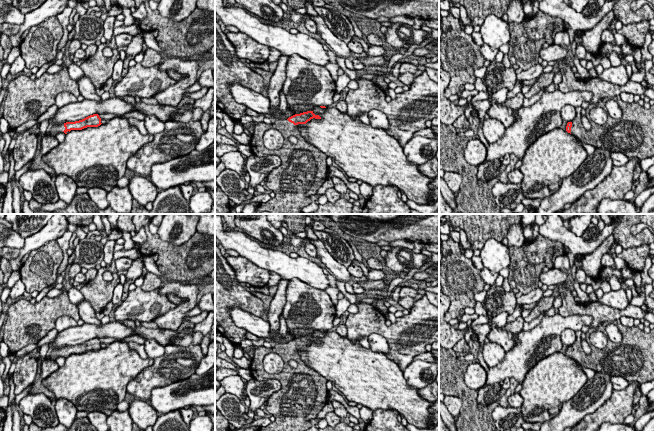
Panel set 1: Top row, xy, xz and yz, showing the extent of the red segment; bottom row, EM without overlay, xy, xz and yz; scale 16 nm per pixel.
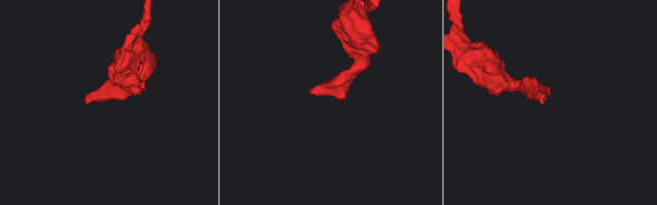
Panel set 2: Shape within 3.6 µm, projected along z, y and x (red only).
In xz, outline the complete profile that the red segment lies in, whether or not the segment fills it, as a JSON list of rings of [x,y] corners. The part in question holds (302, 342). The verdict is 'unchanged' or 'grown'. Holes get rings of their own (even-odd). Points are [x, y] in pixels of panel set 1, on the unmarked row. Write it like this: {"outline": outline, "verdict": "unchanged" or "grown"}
{"outline": [[[307,335],[295,338],[288,343],[277,343],[272,348],[260,346],[255,349],[250,366],[252,377],[259,381],[277,379],[281,381],[282,385],[281,389],[273,393],[265,403],[266,410],[275,417],[275,421],[266,427],[260,427],[258,431],[305,431],[312,426],[309,421],[316,419],[318,413],[328,402],[327,380],[314,369],[308,367],[298,351],[299,348],[306,348],[313,342],[321,343],[313,335]],[[269,353],[278,354],[284,361],[283,370],[278,374],[269,374],[264,370],[263,359]]], "verdict": "grown"}

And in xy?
{"outline": [[[93,338],[79,345],[65,346],[58,348],[57,350],[53,350],[48,357],[45,357],[45,359],[48,358],[51,360],[56,360],[60,356],[67,358],[71,354],[82,354],[87,351],[98,351],[101,348],[101,342],[99,339]]], "verdict": "grown"}

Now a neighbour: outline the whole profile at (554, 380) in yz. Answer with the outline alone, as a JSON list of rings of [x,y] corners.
[[[561,352],[540,360],[527,374],[519,392],[523,398],[520,411],[525,422],[544,423],[557,416],[565,402],[572,399],[587,382],[587,376],[578,362]]]

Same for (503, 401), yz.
[[[510,378],[510,387],[506,390],[505,394],[500,397],[499,404],[502,407],[509,407],[508,398],[515,394],[515,389],[519,385],[519,382],[515,378]]]

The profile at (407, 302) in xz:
[[[399,297],[398,304],[407,310],[411,310],[415,304],[415,298],[412,297]]]

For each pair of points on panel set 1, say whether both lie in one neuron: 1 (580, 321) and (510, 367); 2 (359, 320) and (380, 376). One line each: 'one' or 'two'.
1: one
2: two

